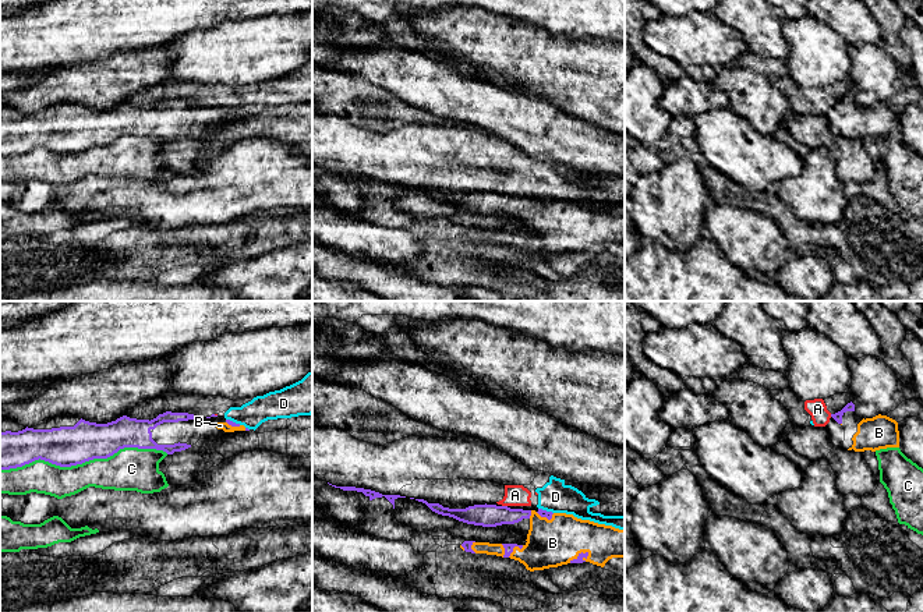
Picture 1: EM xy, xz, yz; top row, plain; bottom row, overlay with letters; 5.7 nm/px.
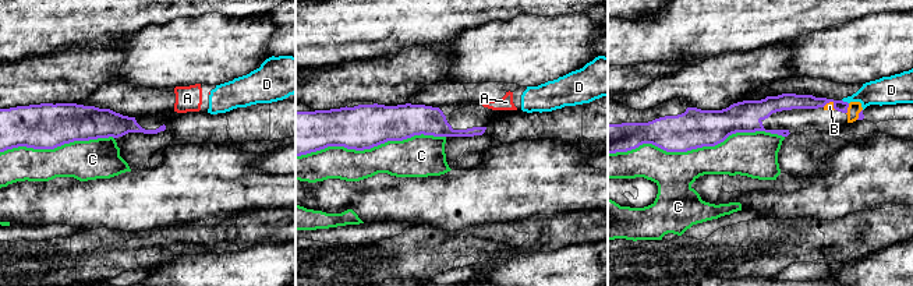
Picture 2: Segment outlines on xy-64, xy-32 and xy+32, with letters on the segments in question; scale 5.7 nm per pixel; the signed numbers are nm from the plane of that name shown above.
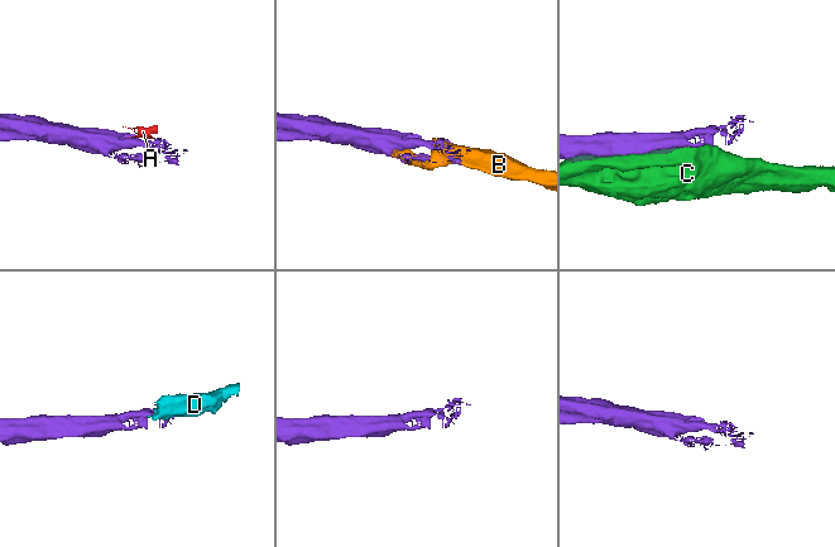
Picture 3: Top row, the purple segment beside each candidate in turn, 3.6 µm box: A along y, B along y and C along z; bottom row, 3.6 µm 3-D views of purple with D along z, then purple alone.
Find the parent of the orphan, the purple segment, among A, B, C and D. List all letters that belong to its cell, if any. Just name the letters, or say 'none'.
B

